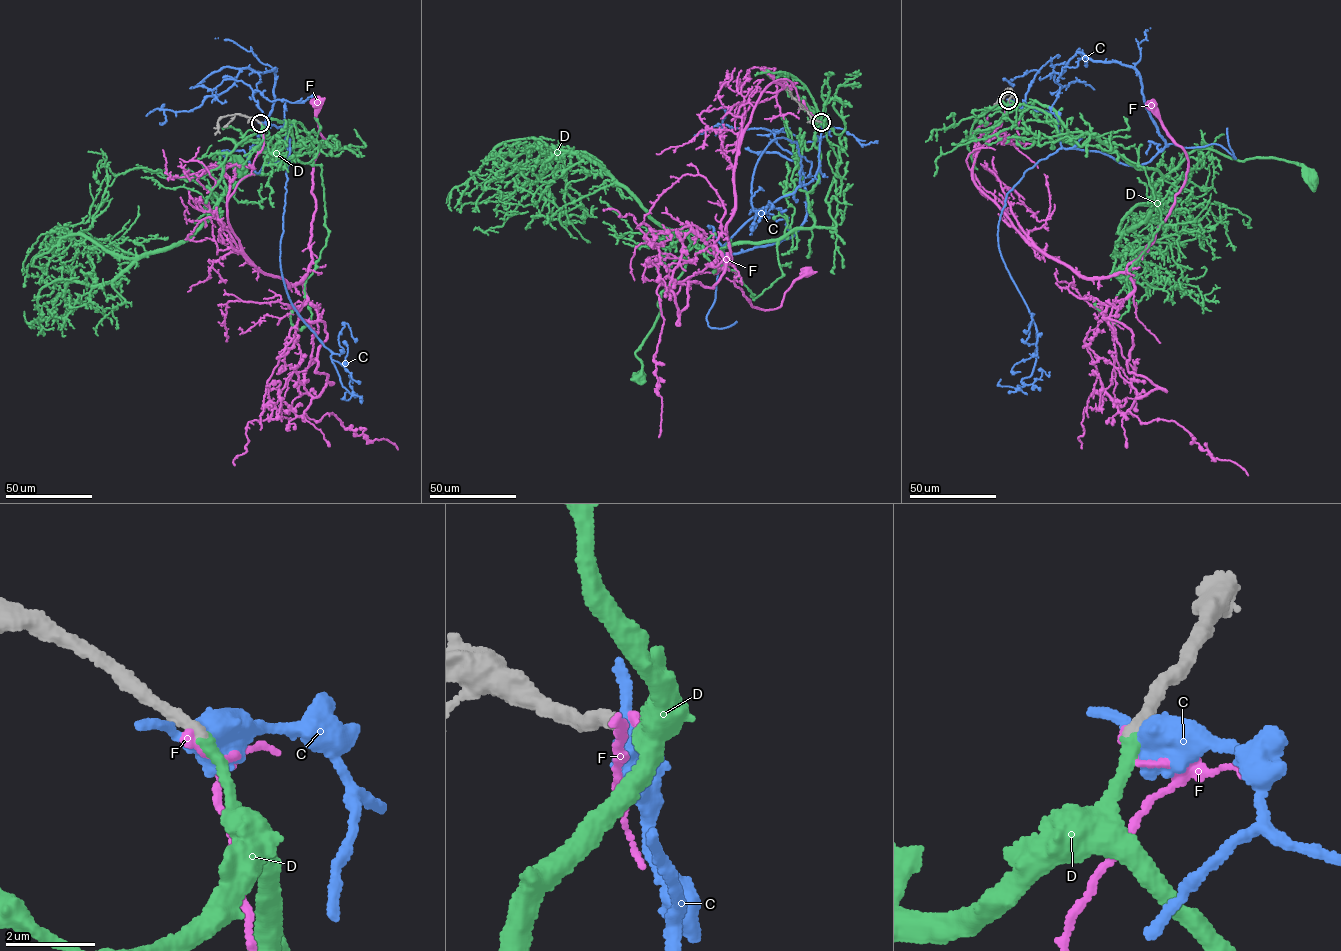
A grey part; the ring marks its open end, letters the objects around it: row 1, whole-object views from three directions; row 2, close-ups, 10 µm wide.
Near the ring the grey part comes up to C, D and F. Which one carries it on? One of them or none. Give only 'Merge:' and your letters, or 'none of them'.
Merge: D

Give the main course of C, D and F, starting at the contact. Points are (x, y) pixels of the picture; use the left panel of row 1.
C: (260, 123), (285, 127), (289, 156), (257, 173), (248, 157), (274, 69), (242, 68), (199, 106), (146, 116)
D: (260, 123), (283, 121), (294, 146), (314, 140), (282, 168), (226, 187), (217, 152), (239, 167)
F: (260, 123), (263, 147), (228, 220), (252, 264), (288, 287), (312, 260), (318, 102)

